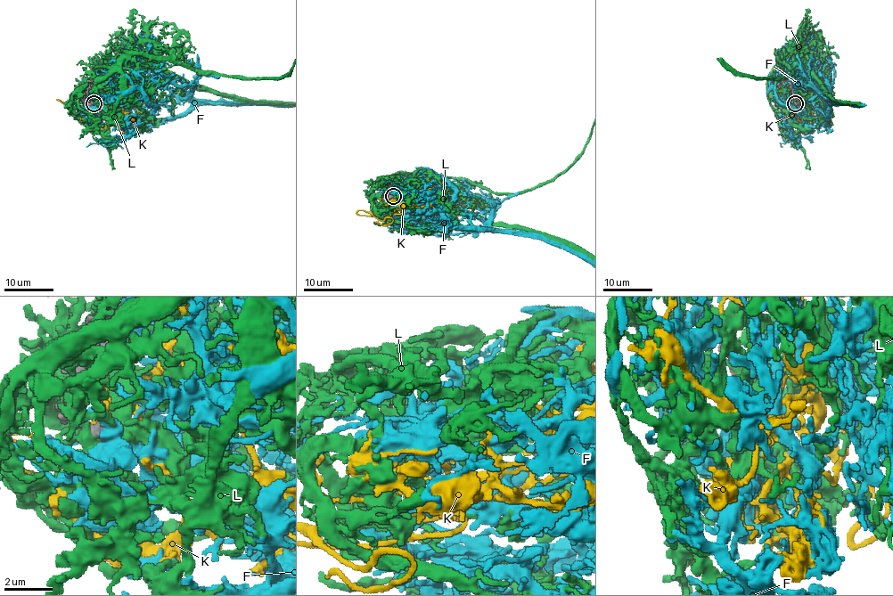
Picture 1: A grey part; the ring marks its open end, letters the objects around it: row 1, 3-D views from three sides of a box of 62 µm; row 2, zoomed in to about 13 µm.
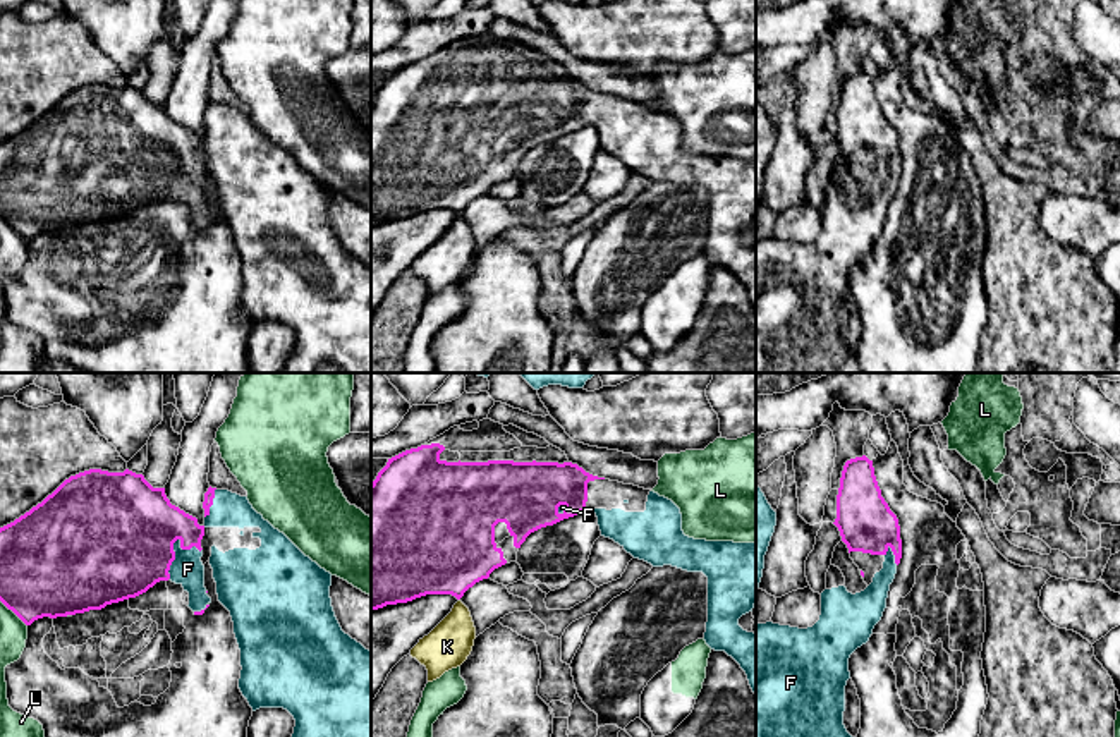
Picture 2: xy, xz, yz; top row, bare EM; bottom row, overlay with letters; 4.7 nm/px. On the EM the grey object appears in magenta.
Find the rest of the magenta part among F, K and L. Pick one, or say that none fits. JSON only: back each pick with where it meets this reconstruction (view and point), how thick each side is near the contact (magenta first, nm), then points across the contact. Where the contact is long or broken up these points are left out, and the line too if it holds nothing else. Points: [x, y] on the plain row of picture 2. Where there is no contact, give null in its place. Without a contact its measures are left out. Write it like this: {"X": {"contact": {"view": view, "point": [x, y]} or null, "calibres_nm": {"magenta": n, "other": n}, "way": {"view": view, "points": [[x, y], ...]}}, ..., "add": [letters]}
{"F": {"contact": {"view": "xy", "point": [172, 160]}, "calibres_nm": {"magenta": 500, "other": 150}}, "add": ["F"]}

